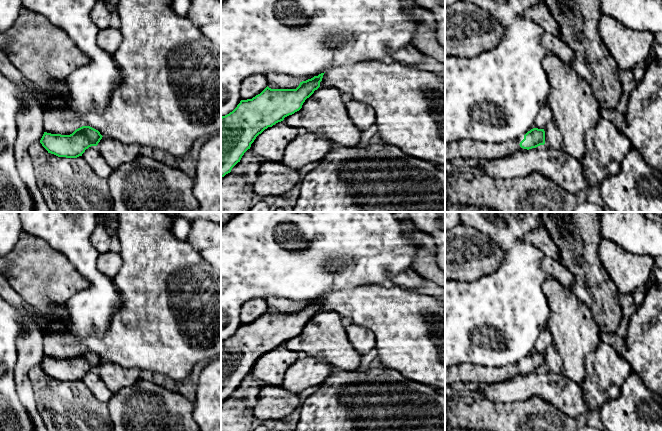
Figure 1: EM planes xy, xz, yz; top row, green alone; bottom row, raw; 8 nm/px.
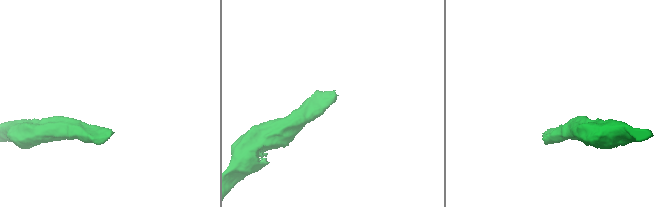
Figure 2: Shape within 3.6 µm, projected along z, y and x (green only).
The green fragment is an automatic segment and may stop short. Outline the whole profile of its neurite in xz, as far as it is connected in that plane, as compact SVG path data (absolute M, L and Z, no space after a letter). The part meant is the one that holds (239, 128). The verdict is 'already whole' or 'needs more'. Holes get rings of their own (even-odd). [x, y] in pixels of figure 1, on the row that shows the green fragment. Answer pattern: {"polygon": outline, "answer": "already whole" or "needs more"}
{"polygon": "M323 75L300 82L296 89L271 89L267 86L260 94L241 100L232 112L222 116L221 177L240 162L259 134L299 111L305 100L320 87Z", "answer": "already whole"}

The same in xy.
{"polygon": "M82 126L70 135L44 132L40 143L48 153L58 157L77 158L89 147L97 146L102 137L98 130Z", "answer": "already whole"}

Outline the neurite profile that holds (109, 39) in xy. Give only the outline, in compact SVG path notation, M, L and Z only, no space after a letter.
M112 27L101 29L97 34L98 46L110 54L118 49L122 40L123 36L120 30Z

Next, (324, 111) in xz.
M320 86L299 111L283 121L300 131L322 132L337 147L358 146L362 134L347 114L341 92L334 87Z

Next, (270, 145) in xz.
M281 121L259 134L250 149L265 161L281 162L286 147L299 133L298 128Z

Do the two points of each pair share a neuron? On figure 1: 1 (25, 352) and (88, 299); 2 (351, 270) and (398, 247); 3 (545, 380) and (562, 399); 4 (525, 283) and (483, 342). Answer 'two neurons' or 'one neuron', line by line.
1: two neurons
2: one neuron
3: one neuron
4: one neuron

